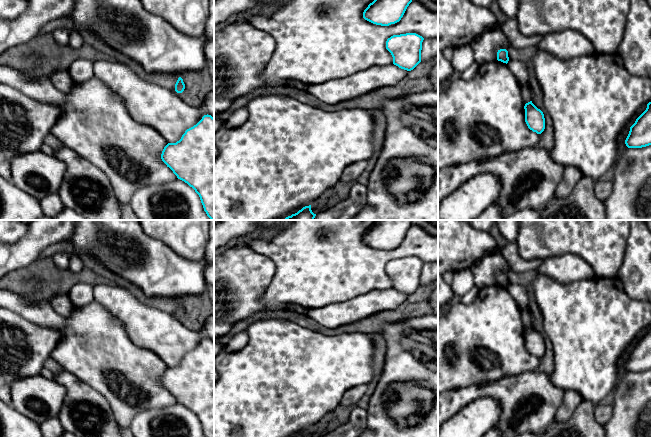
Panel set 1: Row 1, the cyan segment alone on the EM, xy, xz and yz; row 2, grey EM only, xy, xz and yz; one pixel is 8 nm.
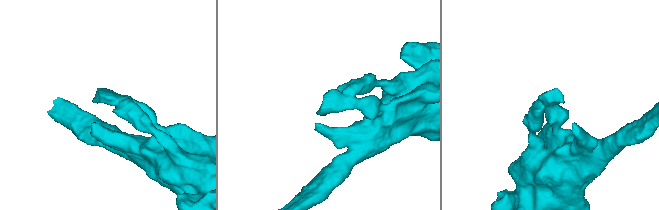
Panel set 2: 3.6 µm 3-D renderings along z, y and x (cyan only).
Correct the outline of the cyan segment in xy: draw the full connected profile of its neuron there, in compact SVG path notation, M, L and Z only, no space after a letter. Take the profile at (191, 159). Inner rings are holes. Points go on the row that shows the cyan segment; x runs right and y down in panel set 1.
M204 115L179 141L164 147L161 159L195 190L207 216L214 220L214 118Z

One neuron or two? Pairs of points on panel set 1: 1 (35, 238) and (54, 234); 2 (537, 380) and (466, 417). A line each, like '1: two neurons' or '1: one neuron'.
1: one neuron
2: two neurons

